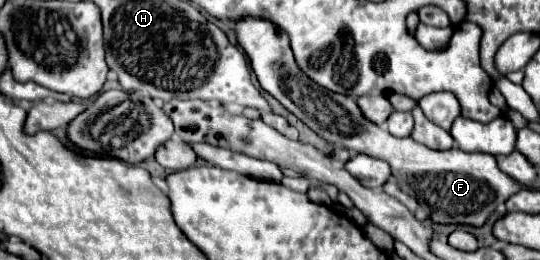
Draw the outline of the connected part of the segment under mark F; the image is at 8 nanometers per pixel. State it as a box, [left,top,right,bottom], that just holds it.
[233,16,521,226]

